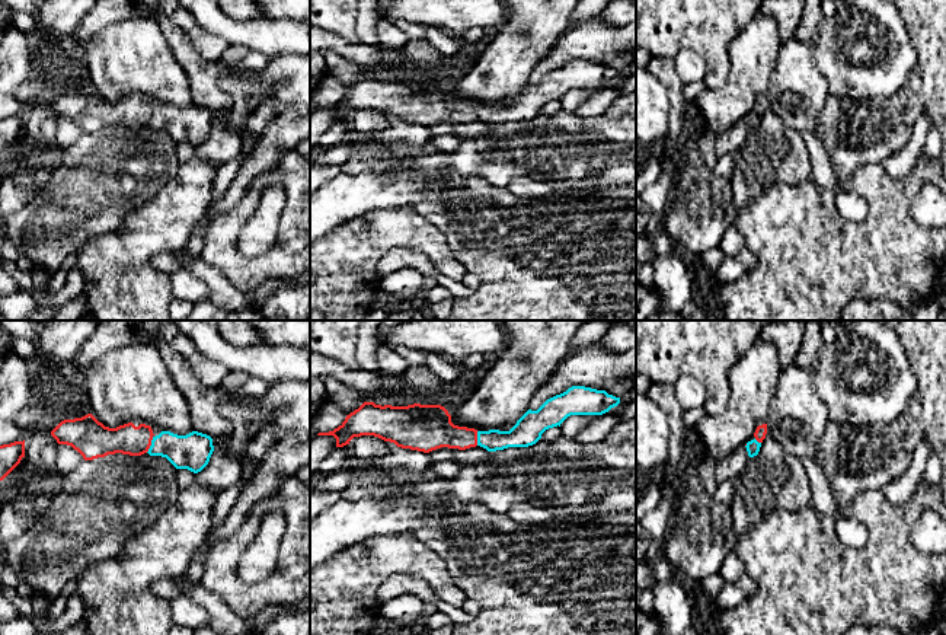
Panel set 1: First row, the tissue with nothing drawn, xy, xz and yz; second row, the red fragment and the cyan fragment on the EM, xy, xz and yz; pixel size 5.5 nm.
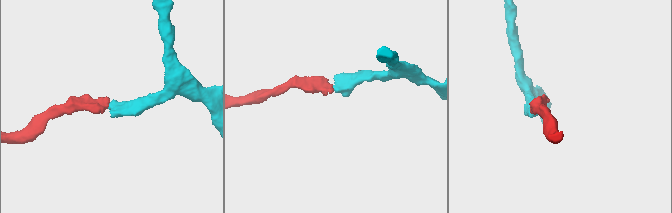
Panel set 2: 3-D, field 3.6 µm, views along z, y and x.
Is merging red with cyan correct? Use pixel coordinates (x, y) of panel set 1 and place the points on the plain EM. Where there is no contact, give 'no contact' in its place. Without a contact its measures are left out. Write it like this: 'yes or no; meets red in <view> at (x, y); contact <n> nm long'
yes; meets red in xy at (150, 118); contact 100 nm long

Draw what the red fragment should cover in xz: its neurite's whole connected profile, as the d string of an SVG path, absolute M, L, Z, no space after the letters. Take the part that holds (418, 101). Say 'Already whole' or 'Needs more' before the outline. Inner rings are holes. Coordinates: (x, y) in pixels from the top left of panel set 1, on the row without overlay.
Needs more. M572 60L547 73L537 84L528 83L509 105L477 105L454 99L441 79L381 80L364 76L338 102L317 109L333 109L336 121L349 118L354 111L374 109L424 127L441 121L466 124L476 119L496 125L533 119L546 103L560 100L571 89L603 89L619 77L620 71L605 64Z

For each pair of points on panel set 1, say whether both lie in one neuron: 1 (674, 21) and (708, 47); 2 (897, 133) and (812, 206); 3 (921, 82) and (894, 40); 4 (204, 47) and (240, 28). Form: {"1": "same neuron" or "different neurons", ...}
{"1": "same neuron", "2": "different neurons", "3": "different neurons", "4": "different neurons"}

